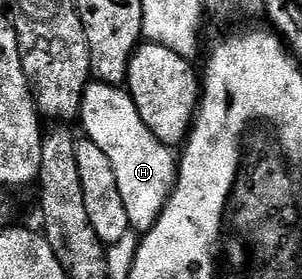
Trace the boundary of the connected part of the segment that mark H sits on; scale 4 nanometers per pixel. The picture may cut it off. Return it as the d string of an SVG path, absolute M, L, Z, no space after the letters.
M92 81L83 93L83 102L79 105L78 121L83 122L82 133L113 164L113 176L117 180L119 204L127 216L128 227L132 231L146 232L157 224L159 213L165 208L167 199L175 189L177 158L172 147L159 142L141 120L137 104L126 89L108 86L105 82Z

